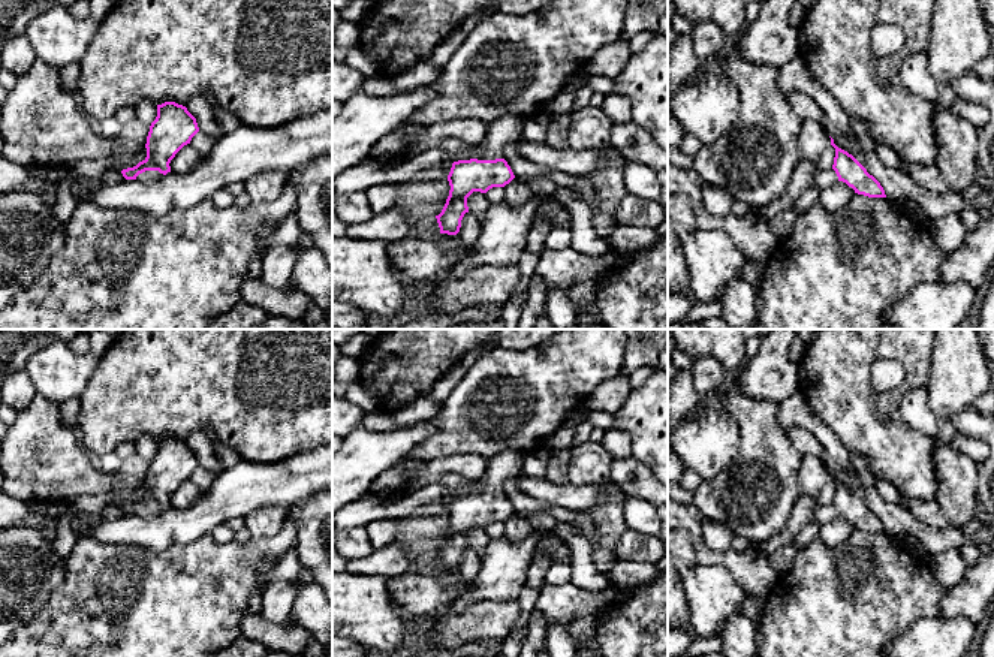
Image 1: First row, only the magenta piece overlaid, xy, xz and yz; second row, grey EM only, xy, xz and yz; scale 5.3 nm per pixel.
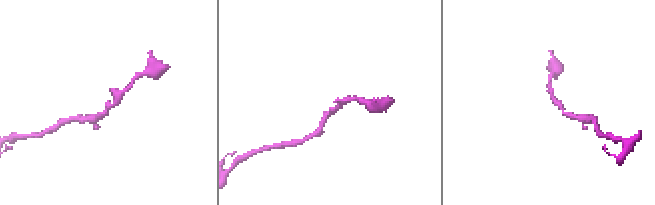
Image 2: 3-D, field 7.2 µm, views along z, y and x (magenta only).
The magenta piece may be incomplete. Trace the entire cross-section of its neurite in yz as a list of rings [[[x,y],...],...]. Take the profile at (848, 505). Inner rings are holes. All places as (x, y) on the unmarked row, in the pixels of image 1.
[[[832,473],[831,480],[835,483],[834,500],[829,504],[816,504],[811,522],[820,527],[843,516],[858,530],[886,533],[880,518],[852,489],[838,483]]]

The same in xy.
[[[175,437],[157,440],[157,452],[147,471],[147,492],[133,503],[123,504],[126,515],[154,518],[171,507],[171,495],[199,467],[196,453]]]

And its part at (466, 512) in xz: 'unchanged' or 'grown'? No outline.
grown

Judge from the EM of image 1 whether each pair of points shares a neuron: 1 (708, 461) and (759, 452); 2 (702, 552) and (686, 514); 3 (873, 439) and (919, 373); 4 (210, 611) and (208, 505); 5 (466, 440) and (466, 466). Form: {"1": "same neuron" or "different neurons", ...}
{"1": "different neurons", "2": "same neuron", "3": "same neuron", "4": "different neurons", "5": "different neurons"}

